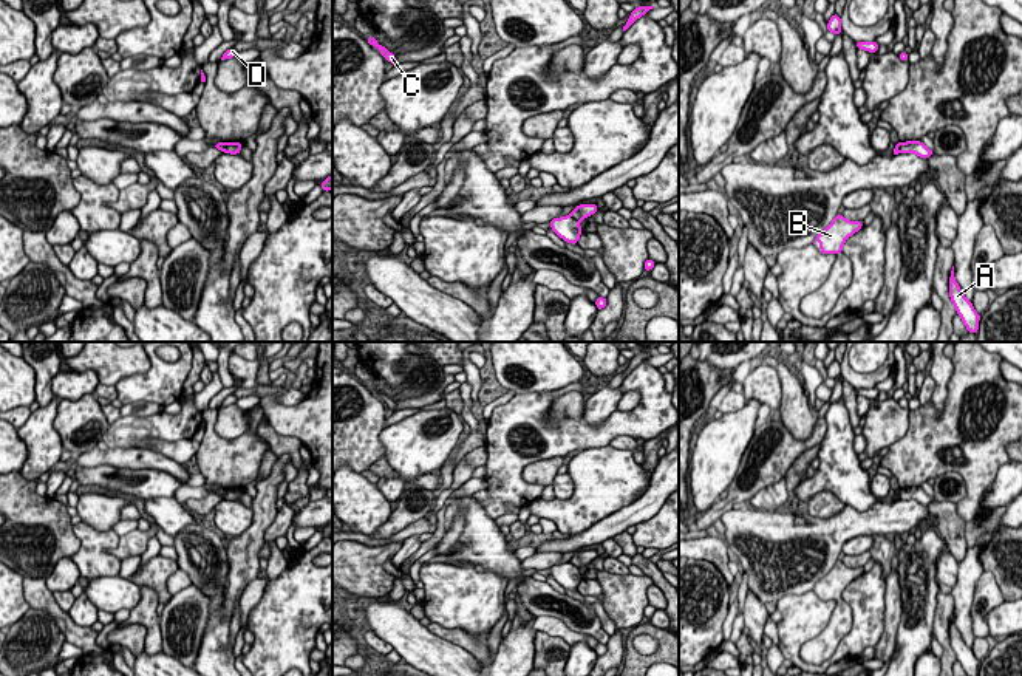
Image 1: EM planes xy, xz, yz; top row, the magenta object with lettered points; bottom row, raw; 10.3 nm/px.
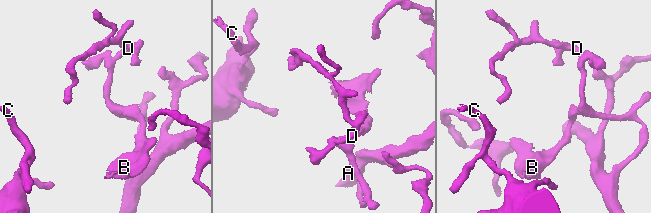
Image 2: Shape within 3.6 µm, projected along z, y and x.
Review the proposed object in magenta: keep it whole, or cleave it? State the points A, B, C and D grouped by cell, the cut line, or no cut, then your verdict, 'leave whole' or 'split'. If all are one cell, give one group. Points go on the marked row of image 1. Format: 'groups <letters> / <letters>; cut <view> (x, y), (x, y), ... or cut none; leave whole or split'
groups A C D / B; cut xz (569, 215), (577, 221); split

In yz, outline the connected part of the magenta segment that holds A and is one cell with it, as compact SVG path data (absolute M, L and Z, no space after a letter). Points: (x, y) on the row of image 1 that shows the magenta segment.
M954 266L949 274L949 297L956 306L957 314L963 320L963 325L966 326L966 329L973 334L977 334L980 314L976 312L973 302L969 302L963 295L960 286L957 285L956 277L954 277Z

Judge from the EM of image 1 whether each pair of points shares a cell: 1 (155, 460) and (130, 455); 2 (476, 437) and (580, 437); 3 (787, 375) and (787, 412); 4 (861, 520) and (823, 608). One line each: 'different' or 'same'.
1: same
2: different
3: same
4: different

